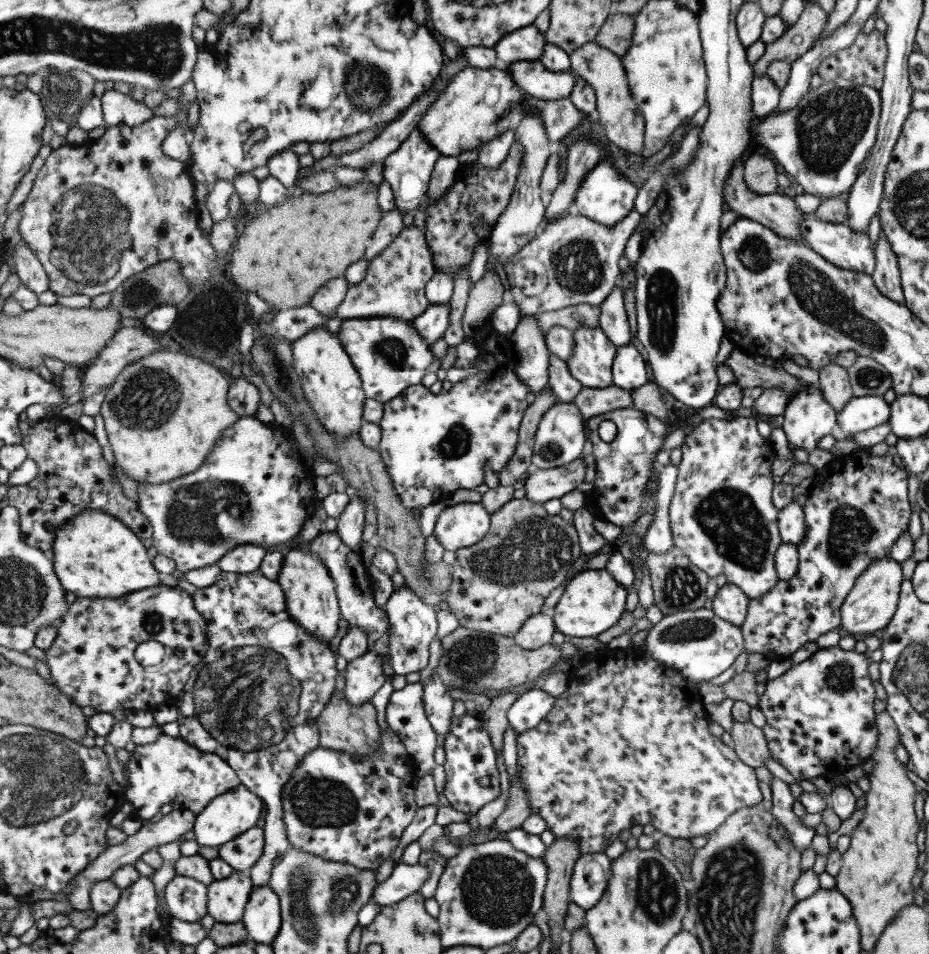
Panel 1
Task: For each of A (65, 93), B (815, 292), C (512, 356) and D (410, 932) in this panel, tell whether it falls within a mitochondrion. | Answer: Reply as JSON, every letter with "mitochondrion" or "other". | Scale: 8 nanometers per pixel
{"A":"mitochondrion","B":"mitochondrion","C":"other","D":"other"}

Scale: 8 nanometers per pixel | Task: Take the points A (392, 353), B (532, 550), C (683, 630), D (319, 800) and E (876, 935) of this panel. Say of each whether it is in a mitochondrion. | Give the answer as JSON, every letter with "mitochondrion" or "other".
{"A":"mitochondrion","B":"mitochondrion","C":"mitochondrion","D":"mitochondrion","E":"other"}

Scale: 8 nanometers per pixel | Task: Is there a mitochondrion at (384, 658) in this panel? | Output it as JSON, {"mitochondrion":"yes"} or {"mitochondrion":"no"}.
{"mitochondrion":"no"}

